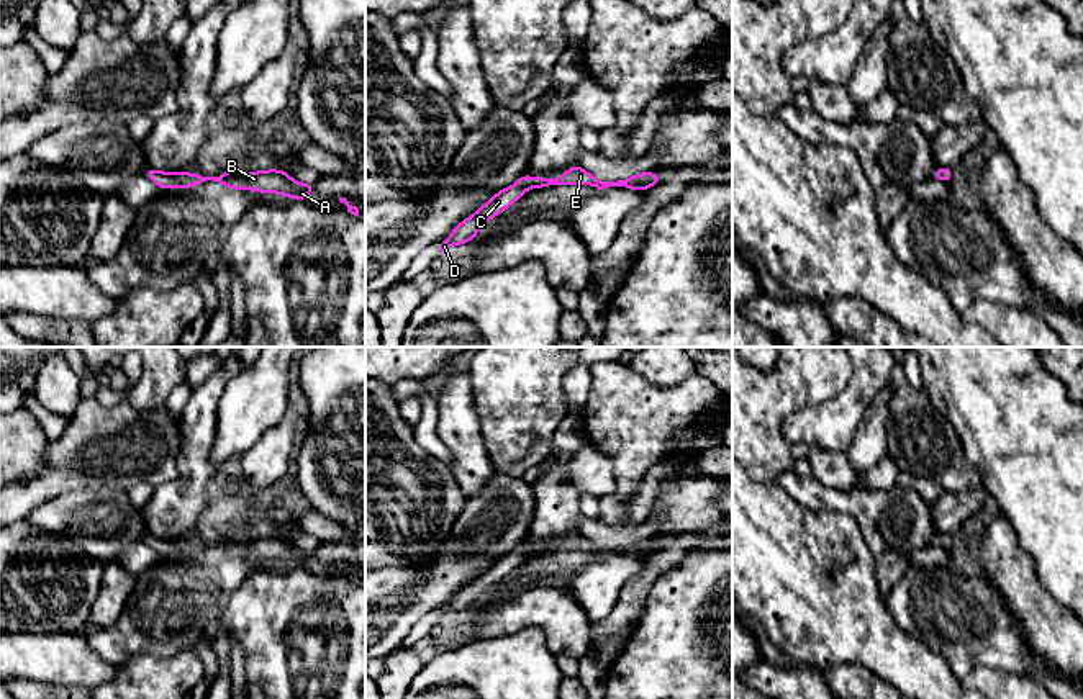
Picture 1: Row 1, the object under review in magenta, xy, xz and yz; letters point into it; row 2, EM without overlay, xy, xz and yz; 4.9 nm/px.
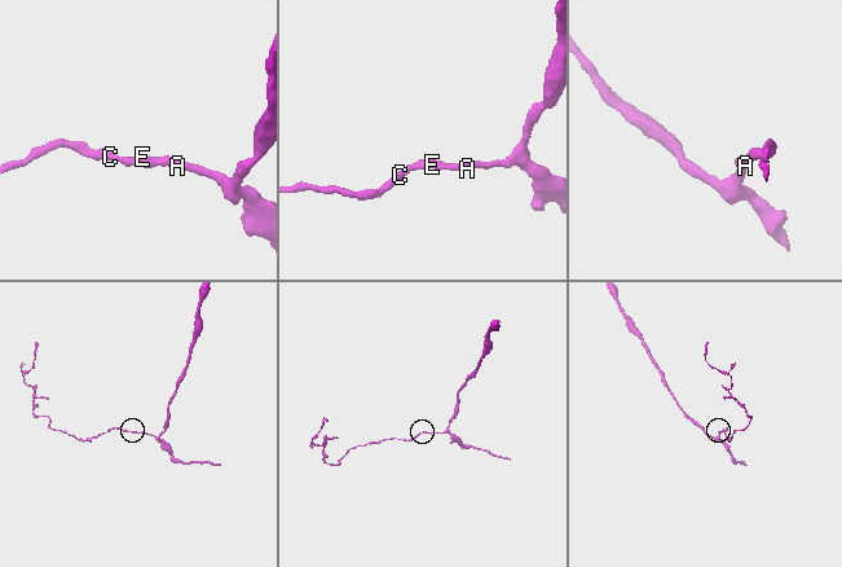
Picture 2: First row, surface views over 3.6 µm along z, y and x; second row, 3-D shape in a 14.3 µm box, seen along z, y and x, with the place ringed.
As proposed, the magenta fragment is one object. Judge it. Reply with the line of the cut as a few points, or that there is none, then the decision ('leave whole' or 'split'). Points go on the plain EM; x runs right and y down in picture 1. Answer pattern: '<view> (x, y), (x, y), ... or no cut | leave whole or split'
no cut | leave whole

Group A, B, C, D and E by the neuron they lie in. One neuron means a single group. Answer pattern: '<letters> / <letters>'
A B C D E

